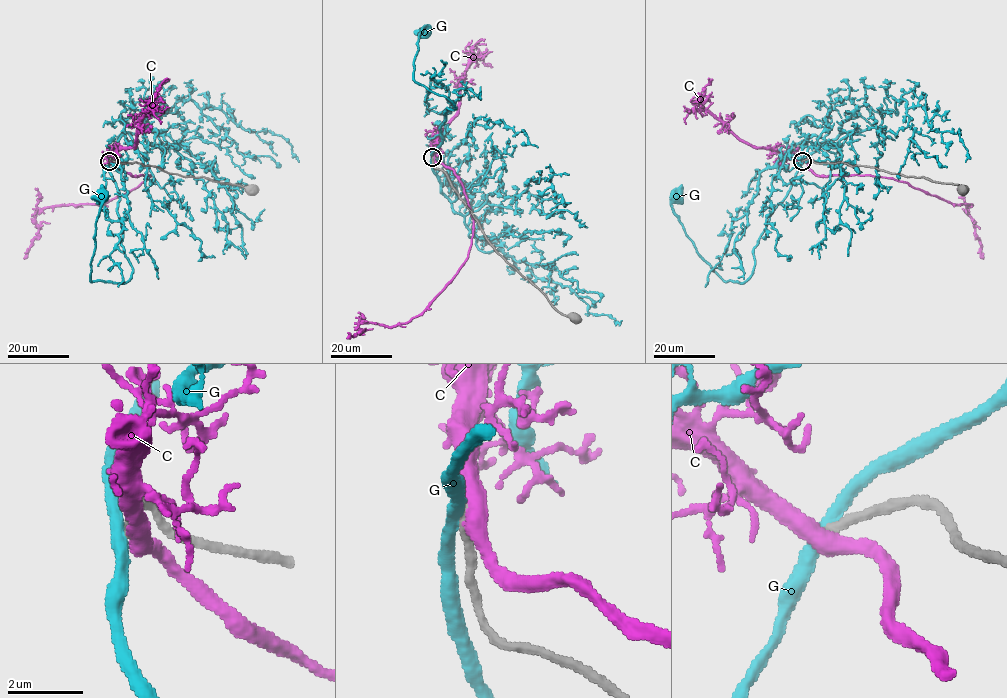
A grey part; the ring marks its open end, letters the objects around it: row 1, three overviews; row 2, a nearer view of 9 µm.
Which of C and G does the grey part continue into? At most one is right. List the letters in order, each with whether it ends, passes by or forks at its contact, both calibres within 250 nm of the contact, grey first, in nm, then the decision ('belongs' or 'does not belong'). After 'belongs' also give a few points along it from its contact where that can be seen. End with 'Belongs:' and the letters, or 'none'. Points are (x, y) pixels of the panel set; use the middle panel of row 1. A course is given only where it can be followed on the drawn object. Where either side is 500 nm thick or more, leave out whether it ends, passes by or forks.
C: it passes by; 240 nm thick on the grey side, 480 nm on the other; belongs; it runs (432, 158), (462, 184), (473, 220), (468, 258), (418, 315), (389, 327), (361, 322), (361, 330), (347, 338)
G: it passes by; 240 nm thick on the grey side, 360 nm on the other; does not belong
Belongs: C

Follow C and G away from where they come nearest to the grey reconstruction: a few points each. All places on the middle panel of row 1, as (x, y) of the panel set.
C: (432, 158), (462, 184), (473, 220), (468, 258), (418, 315), (389, 327), (361, 322), (361, 330), (347, 338)
G: (431, 158), (442, 143), (445, 113), (455, 108), (414, 79), (418, 35), (426, 30)

